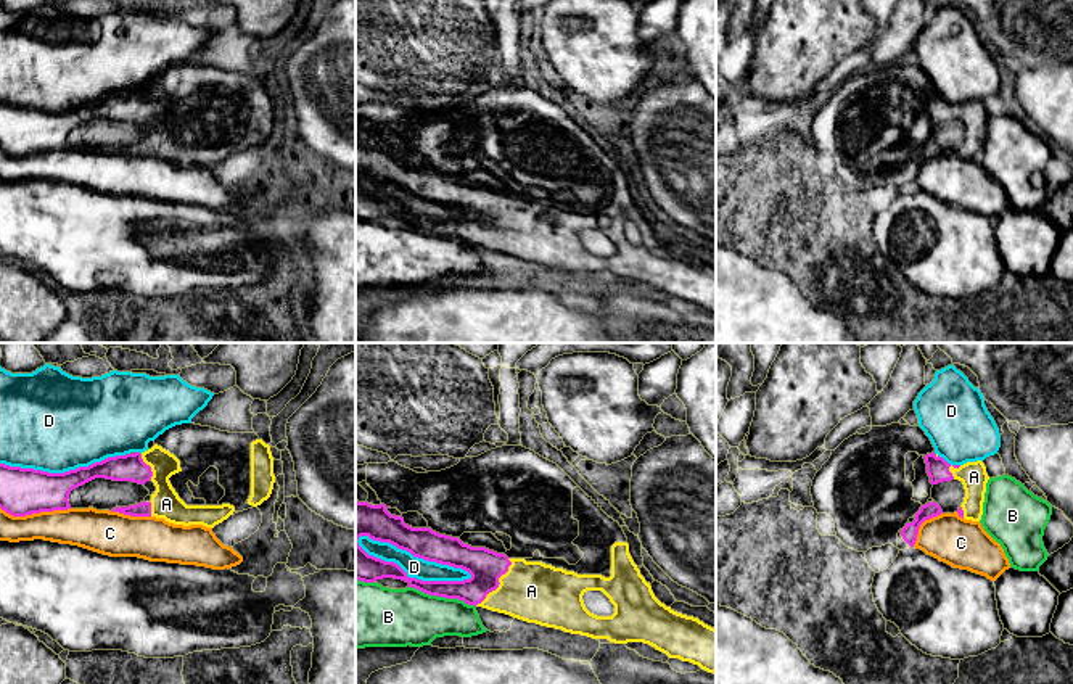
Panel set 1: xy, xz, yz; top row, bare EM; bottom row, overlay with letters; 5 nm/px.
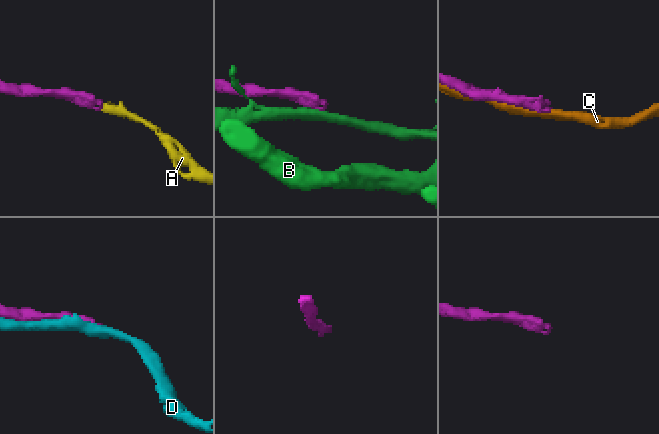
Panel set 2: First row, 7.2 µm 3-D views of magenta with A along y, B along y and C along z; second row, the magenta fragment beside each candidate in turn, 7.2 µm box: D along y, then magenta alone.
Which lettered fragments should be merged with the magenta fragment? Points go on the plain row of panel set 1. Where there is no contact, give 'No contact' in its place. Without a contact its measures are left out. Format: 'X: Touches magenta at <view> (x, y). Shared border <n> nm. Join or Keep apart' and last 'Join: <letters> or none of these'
A: Touches magenta at xz (499, 222). Shared border 300 nm. Join
B: Touches magenta at xz (443, 235). Shared border 360 nm. Keep apart
C: Touches magenta at xy (36, 152). Shared border 360 nm. Keep apart
D: Touches magenta at xz (414, 218). Shared border 600 nm. Keep apart
Join: A

